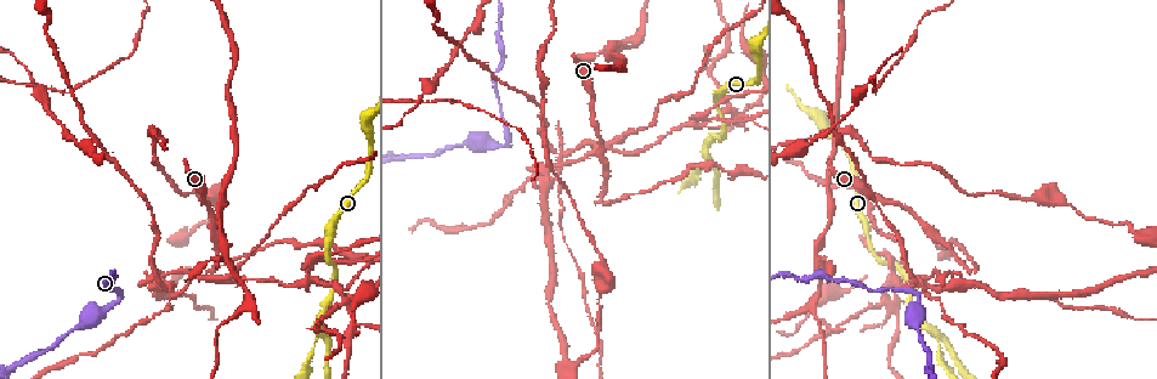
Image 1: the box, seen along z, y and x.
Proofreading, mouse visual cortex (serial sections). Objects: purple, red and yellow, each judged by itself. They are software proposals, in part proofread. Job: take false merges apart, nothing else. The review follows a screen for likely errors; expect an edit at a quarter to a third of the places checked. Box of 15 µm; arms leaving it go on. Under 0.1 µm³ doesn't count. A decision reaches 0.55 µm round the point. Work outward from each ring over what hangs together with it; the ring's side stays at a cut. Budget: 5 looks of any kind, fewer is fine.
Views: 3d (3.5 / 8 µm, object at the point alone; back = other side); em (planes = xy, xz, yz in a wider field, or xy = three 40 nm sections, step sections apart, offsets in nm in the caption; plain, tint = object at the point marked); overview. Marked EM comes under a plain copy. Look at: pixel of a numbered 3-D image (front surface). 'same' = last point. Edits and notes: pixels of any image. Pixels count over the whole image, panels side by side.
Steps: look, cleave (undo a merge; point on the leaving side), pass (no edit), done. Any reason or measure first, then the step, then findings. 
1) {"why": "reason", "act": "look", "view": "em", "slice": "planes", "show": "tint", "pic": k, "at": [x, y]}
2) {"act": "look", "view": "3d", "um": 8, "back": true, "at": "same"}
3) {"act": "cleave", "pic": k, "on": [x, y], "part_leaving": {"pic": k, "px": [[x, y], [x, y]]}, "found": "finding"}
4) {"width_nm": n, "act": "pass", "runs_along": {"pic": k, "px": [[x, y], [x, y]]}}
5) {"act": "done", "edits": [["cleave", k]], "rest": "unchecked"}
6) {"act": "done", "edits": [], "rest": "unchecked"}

{"why": "side arm on a straight run", "act": "look", "view": "3d", "um": 8, "pic": 1, "at": [319, 334]}

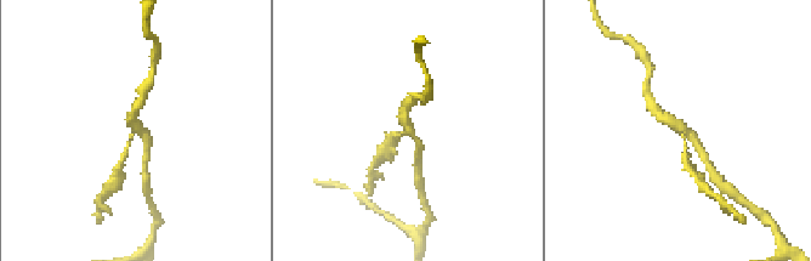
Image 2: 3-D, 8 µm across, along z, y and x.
{"why": "closer look", "act": "look", "view": "3d", "um": 3.5, "pic": 2, "at": [136, 127]}

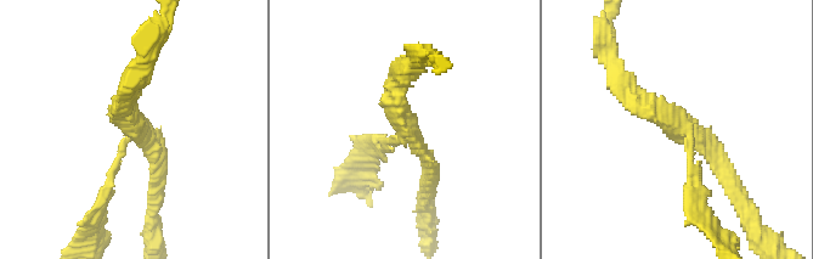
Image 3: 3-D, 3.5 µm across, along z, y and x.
{"arms": 3, "act": "cleave", "pic": 3, "on": [693, 175], "part_leaving": {"pic": 3, "px": [[689, 138], [689, 201], [713, 238]]}, "found": "a second cell is stuck on"}

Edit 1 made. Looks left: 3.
{"why": "sharp bend", "act": "look", "view": "3d", "um": 3.5, "pic": 1, "at": [212, 268]}

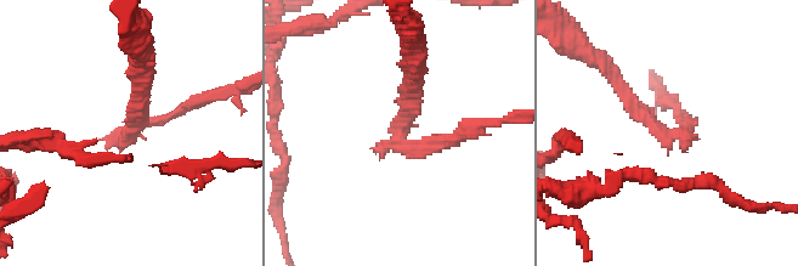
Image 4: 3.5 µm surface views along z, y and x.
{"arm_widths_nm": [150, 200], "act": "look", "view": "em", "slice": "xy", "step": 5, "show": "tint", "pic": 4, "at": [401, 142]}

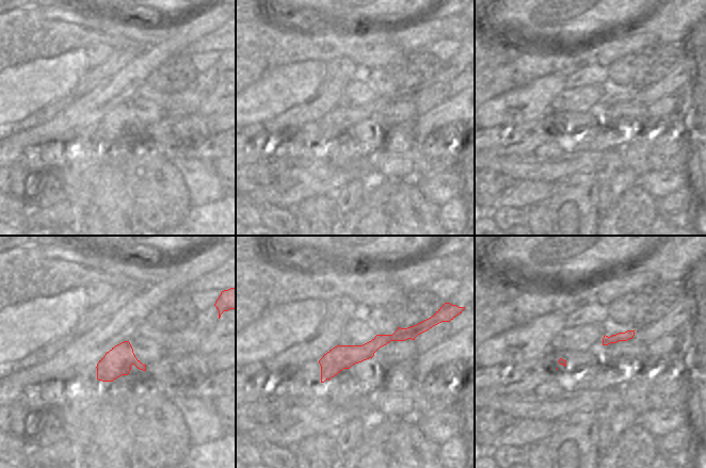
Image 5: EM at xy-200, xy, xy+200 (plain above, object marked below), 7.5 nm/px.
{"why": "cut it another way", "act": "look", "view": "em", "slice": "planes", "show": "tint", "at": "same"}

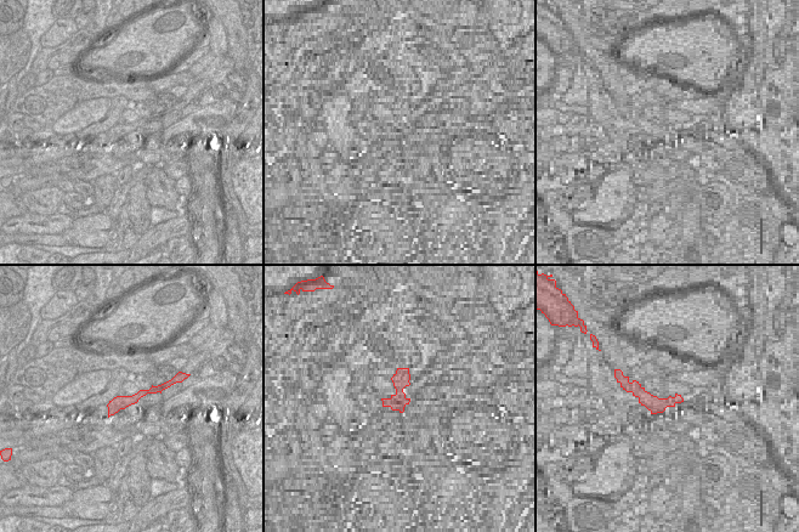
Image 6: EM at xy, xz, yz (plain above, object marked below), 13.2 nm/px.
{"width_nm": 190, "act": "cleave", "pic": 4, "on": [443, 142], "part_leaving": {"pic": 4, "px": [[400, 139], [419, 151], [497, 123]]}, "found": "two cells meet here"}

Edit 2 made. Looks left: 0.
{"act": "done", "edits": [["cleave", 3], ["cleave", 4]], "rest": "unchecked"}

